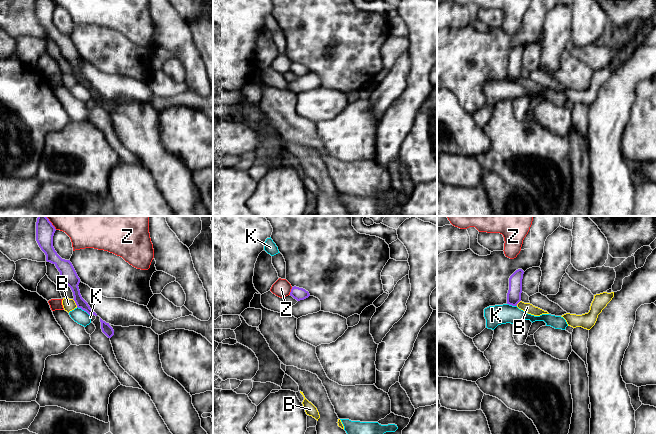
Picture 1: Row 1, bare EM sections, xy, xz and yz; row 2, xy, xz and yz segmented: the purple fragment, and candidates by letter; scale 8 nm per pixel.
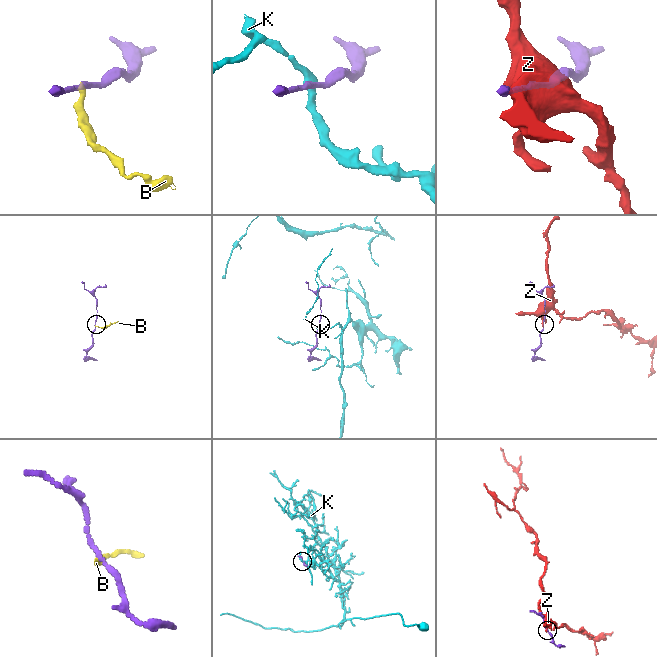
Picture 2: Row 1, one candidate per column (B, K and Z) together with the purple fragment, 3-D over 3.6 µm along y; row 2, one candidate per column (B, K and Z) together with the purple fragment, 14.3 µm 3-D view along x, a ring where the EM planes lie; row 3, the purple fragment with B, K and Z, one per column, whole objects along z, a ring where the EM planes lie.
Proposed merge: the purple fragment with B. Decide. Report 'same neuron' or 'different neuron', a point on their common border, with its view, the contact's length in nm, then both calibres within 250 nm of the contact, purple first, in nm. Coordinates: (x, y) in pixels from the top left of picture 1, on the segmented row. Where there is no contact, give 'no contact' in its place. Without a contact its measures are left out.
different neuron | xy (75, 302) | 80 nm | 130/100 nm

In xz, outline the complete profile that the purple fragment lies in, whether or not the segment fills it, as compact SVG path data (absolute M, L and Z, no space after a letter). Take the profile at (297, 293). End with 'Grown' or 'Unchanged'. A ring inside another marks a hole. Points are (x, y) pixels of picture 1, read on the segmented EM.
M294 286L291 289L290 296L292 296L297 301L300 301L308 298L310 294L305 289Z. Unchanged

